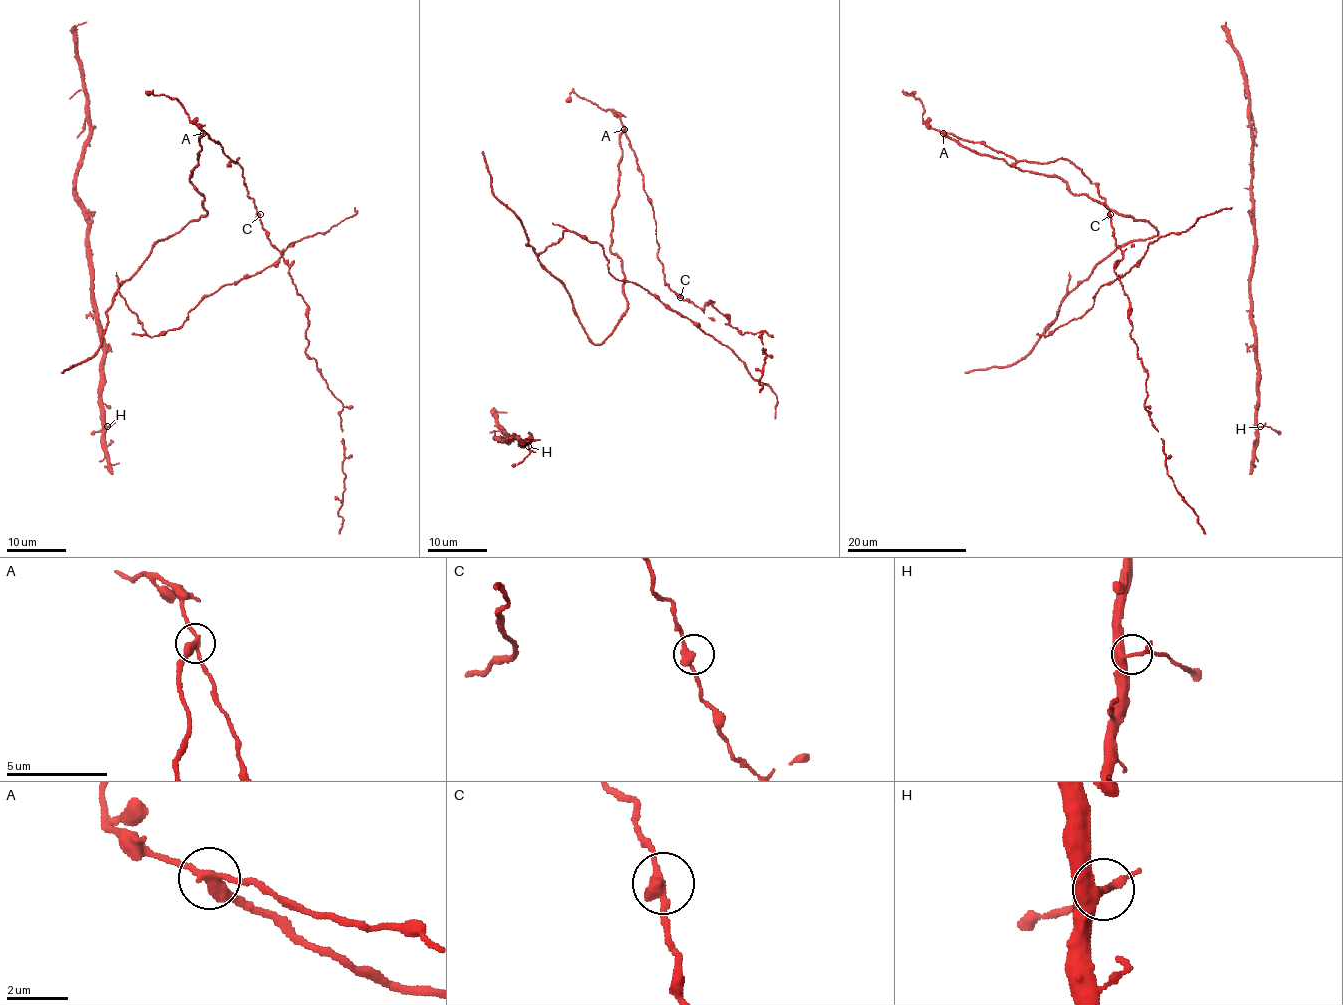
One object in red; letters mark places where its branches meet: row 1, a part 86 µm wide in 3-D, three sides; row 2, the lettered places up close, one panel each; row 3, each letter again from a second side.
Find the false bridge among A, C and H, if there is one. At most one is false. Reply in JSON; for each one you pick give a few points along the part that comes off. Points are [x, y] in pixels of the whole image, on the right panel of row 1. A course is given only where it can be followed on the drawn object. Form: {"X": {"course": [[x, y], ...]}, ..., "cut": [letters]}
{"A": {"course": [[943, 132], [1158, 232], [1104, 258], [1045, 337], [1151, 243], [1231, 207]]}, "cut": ["A"]}

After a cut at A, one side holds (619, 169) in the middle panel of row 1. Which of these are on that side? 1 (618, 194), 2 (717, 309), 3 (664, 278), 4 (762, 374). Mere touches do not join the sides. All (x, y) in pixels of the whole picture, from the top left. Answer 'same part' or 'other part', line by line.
1: same part
2: other part
3: other part
4: other part

